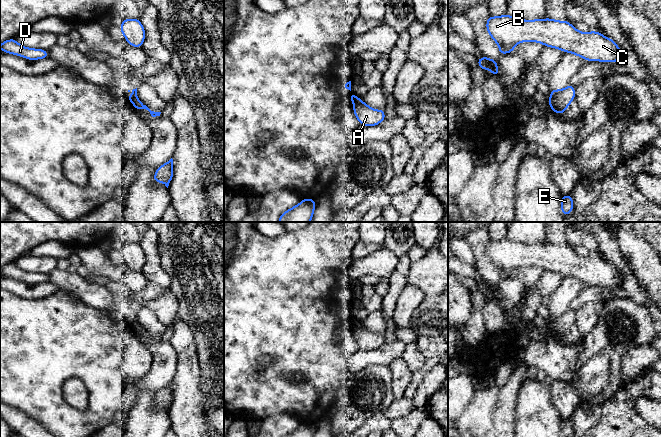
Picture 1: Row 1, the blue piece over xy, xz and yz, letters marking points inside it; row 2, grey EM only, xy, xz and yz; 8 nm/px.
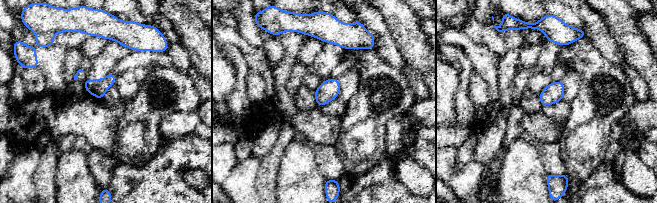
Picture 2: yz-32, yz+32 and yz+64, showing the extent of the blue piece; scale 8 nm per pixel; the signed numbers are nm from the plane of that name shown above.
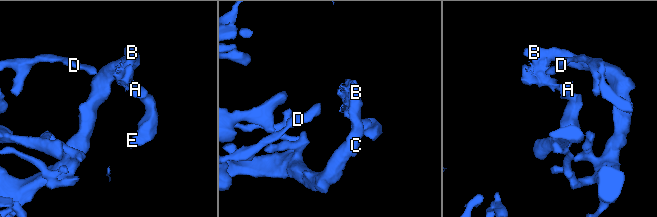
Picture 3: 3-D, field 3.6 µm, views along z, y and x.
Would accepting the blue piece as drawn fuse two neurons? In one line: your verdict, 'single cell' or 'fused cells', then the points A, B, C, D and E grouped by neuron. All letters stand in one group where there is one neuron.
fused cells; groups A E / B C D

